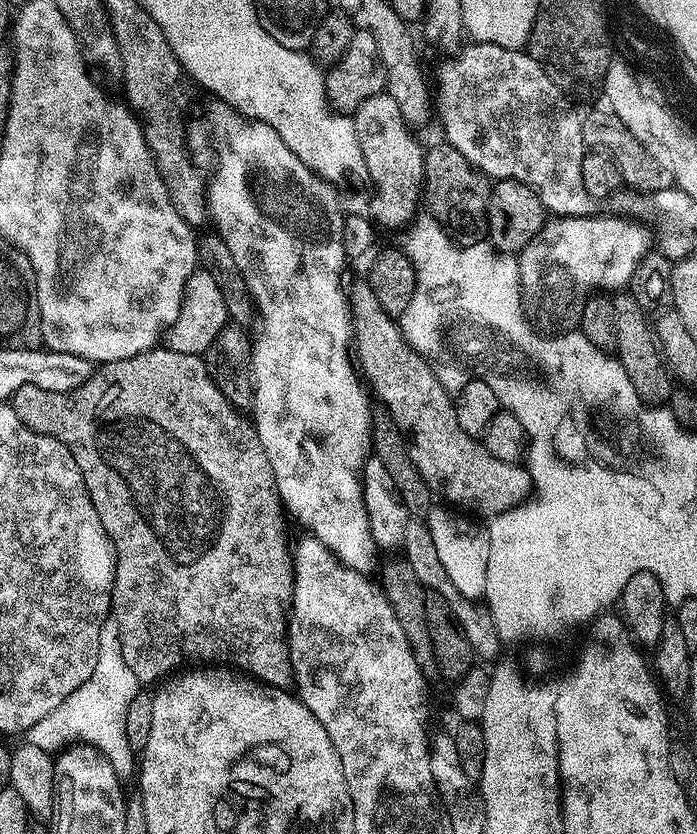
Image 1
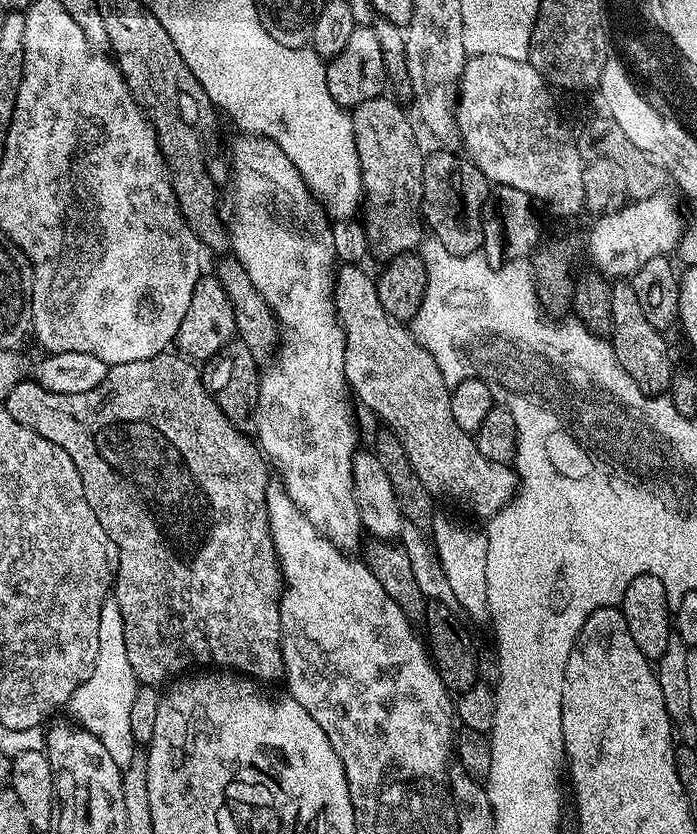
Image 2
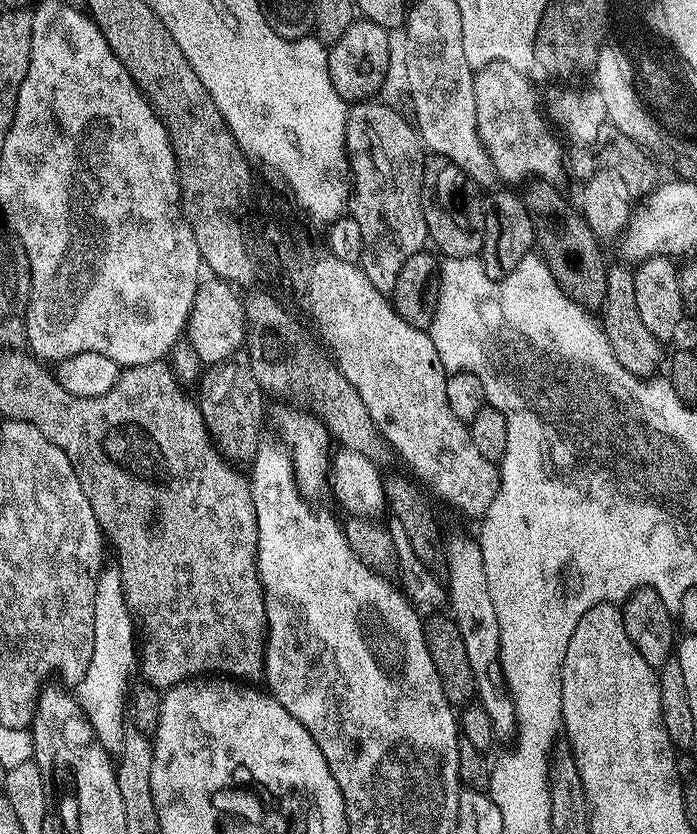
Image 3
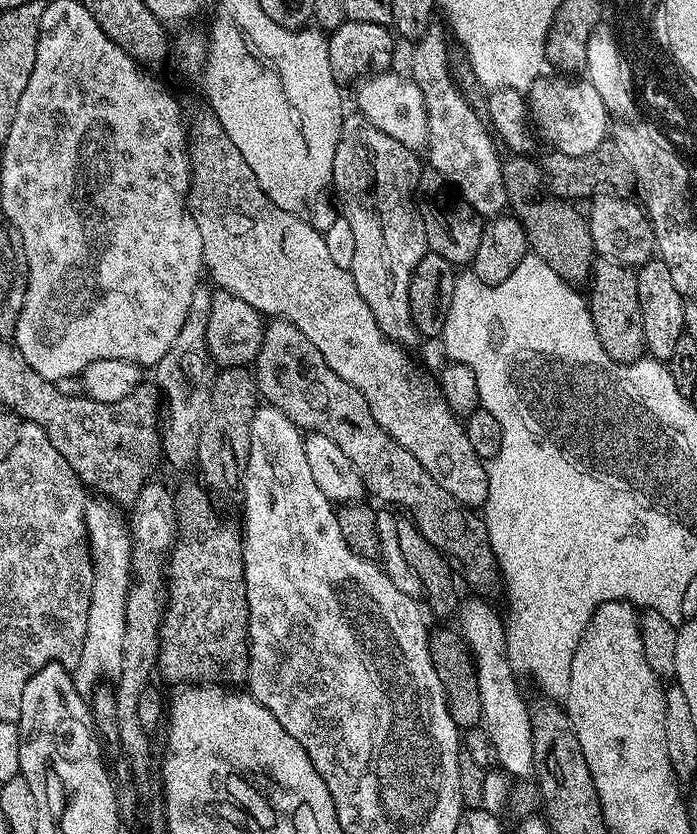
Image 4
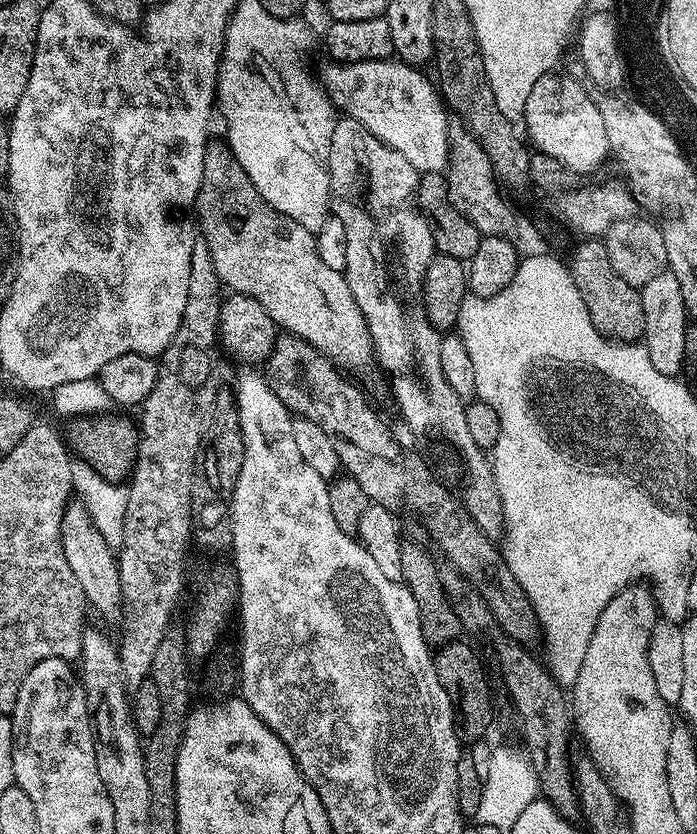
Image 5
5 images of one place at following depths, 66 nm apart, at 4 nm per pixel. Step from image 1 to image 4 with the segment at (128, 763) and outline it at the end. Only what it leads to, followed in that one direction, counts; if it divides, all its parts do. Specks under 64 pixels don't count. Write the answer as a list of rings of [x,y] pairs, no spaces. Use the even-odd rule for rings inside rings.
[[[107,498],[92,499],[84,505],[86,544],[94,567],[94,575],[90,581],[90,614],[86,618],[86,642],[82,646],[82,658],[74,669],[76,688],[85,694],[91,693],[91,688],[103,676],[115,678],[119,674],[122,638],[125,637],[128,587],[132,583],[132,542],[129,532],[121,527],[121,515],[117,505]]]

